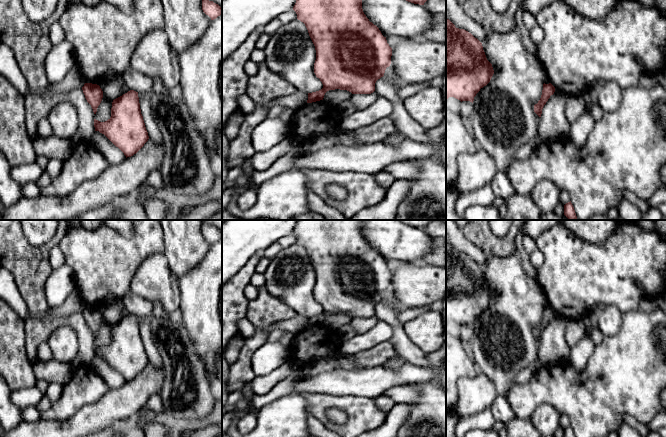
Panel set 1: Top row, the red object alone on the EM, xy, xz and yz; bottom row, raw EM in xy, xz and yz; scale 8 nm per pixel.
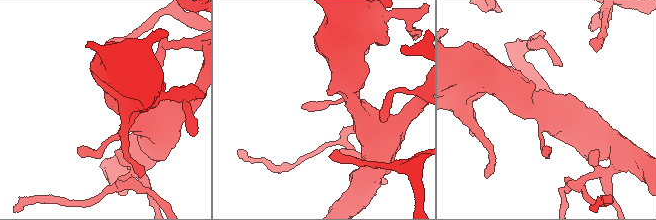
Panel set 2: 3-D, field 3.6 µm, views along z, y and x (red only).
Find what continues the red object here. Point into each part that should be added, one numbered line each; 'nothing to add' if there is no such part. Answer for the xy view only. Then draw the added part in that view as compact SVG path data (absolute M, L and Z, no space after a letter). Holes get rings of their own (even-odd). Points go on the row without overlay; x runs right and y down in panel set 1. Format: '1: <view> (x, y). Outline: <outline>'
nothing to add

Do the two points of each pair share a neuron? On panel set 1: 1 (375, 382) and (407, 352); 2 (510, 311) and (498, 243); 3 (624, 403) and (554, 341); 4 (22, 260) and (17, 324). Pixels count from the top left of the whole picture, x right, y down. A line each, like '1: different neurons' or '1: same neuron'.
1: different neurons
2: different neurons
3: different neurons
4: different neurons

